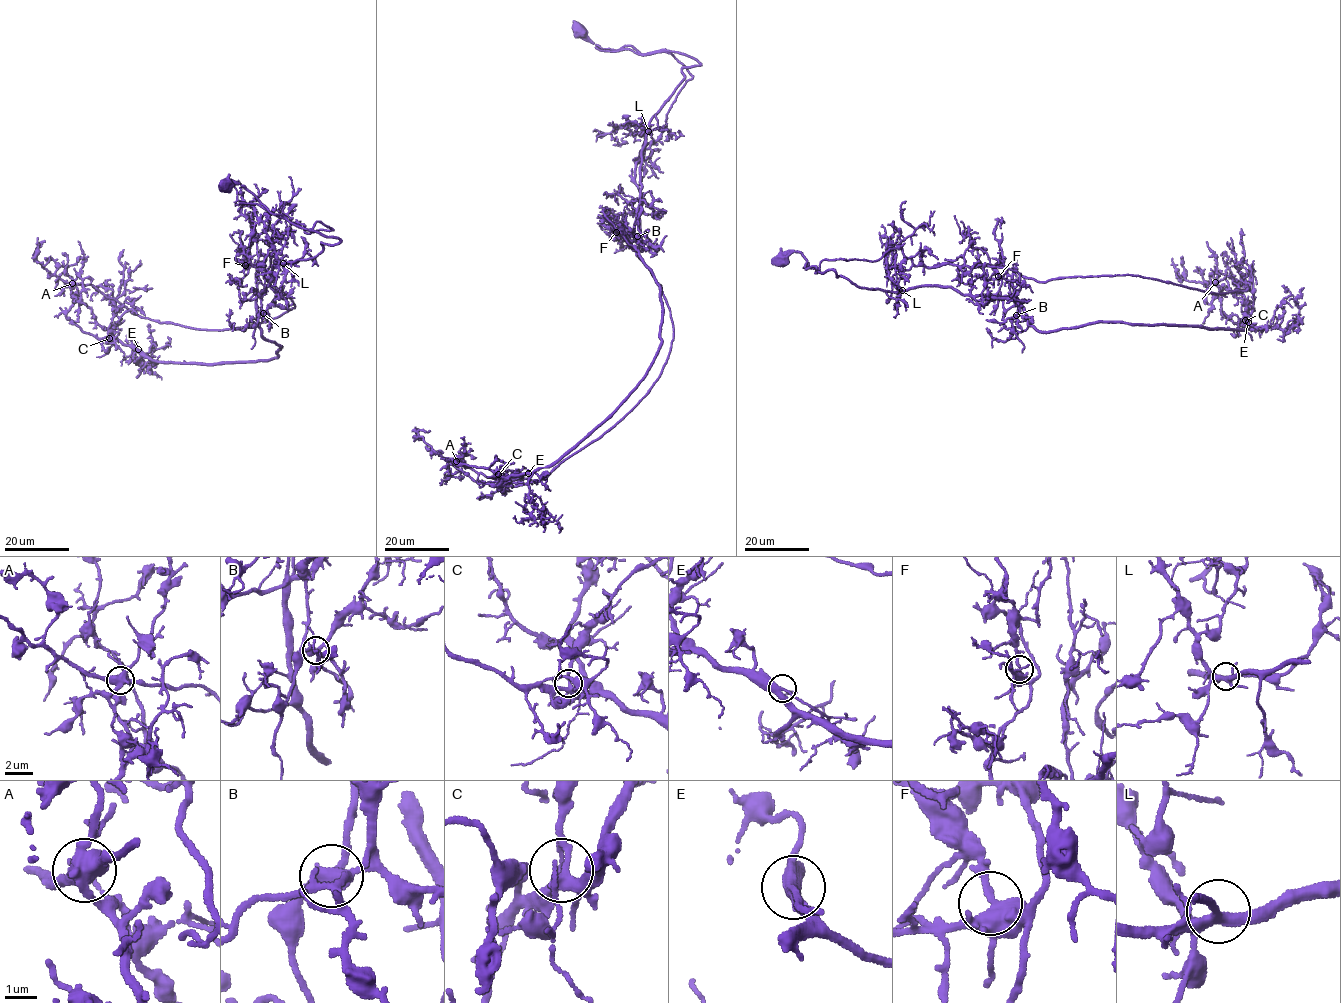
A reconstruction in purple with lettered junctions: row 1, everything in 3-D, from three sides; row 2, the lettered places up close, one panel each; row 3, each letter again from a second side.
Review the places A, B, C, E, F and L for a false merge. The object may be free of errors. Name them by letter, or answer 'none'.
A

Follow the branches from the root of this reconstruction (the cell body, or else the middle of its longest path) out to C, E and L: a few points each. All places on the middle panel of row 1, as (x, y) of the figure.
C: (579, 30), (699, 64), (682, 68), (641, 151), (630, 244), (659, 287), (661, 346), (556, 461), (498, 474)
E: (579, 30), (700, 64), (682, 68), (641, 151), (630, 244), (659, 287), (661, 346), (613, 412), (527, 473)
L: (579, 30), (604, 49), (674, 51), (699, 62), (682, 68), (684, 79), (648, 131)

